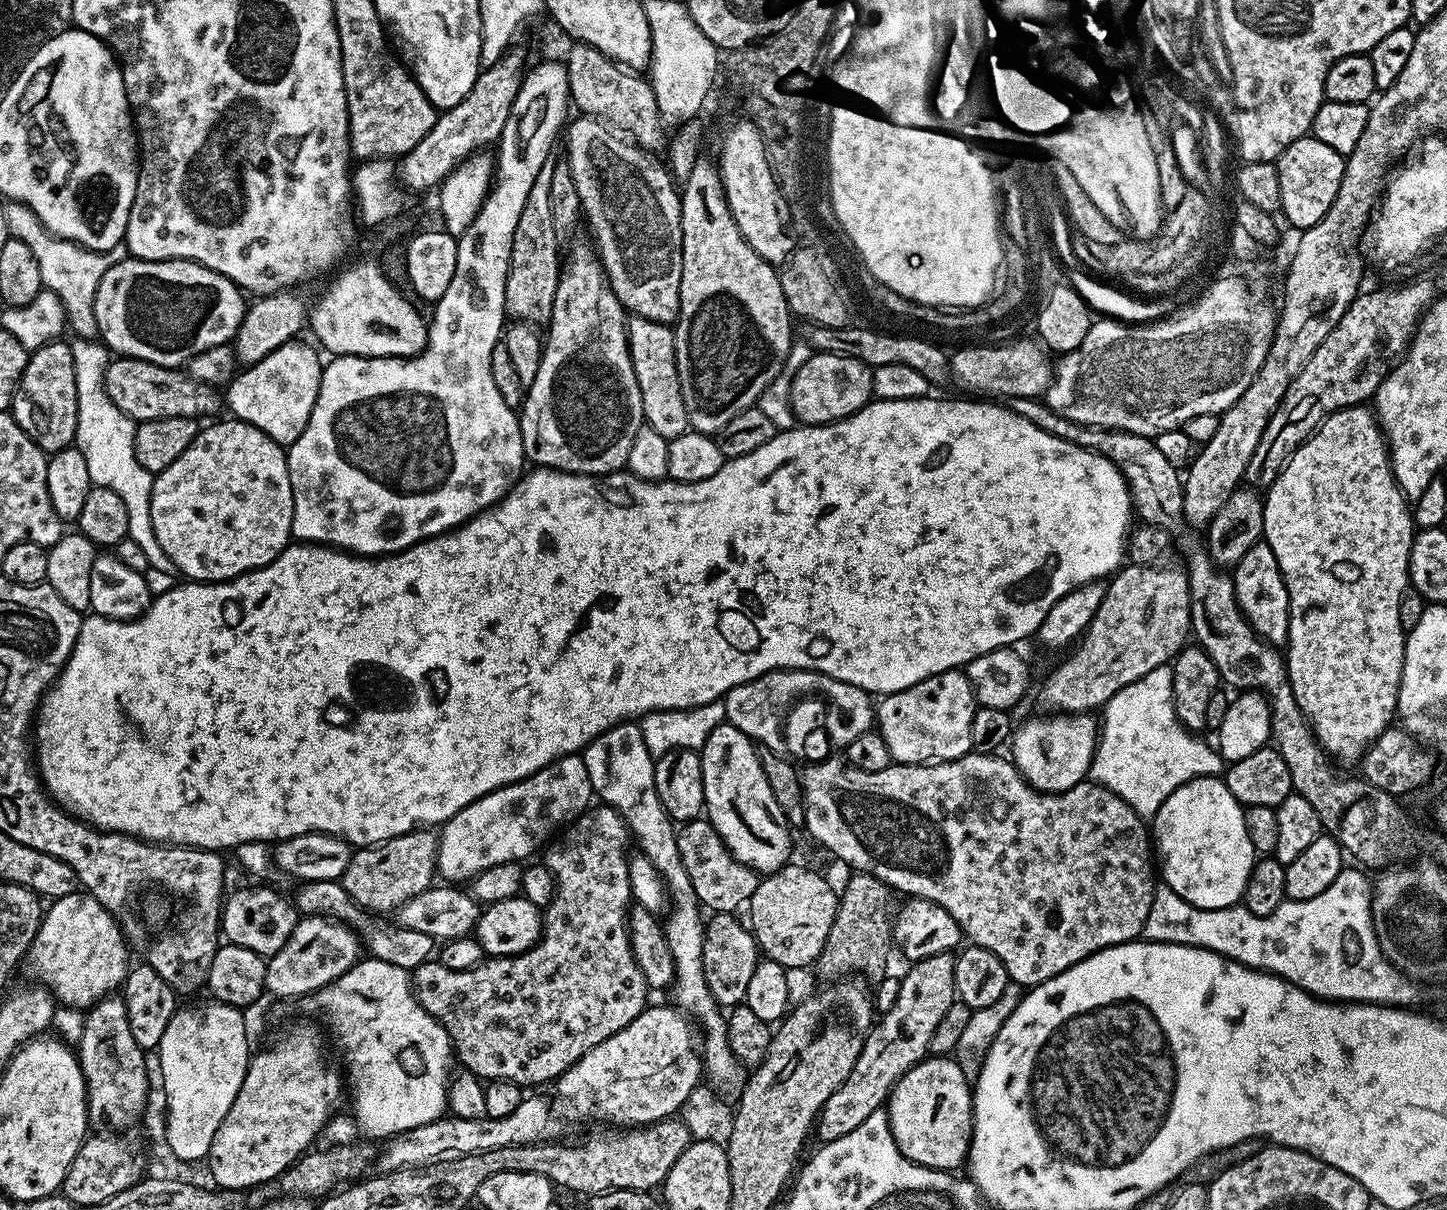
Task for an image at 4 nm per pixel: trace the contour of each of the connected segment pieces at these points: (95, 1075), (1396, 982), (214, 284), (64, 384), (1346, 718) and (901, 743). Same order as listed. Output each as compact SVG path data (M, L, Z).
M109 994L87 1009L84 1017L84 1029L78 1045L78 1055L84 1081L88 1087L88 1122L93 1129L108 1134L120 1134L132 1130L140 1120L140 1111L148 1100L148 1064L144 1061L145 1049L134 1042L130 1031L130 1018L126 1014L123 995Z
M1345 867L1318 898L1287 899L1269 916L1255 916L1242 906L1199 908L1160 882L1152 895L1142 936L1154 944L1189 944L1217 952L1235 964L1281 976L1322 1000L1419 1005L1421 985L1398 971L1378 946L1372 925L1374 884L1363 874L1359 867Z
M125 258L106 270L94 298L99 339L117 357L145 360L163 368L179 369L210 346L229 343L245 311L245 293L234 281L192 260Z
M63 339L52 340L28 357L28 365L20 379L16 396L12 399L10 409L12 417L26 430L26 434L45 454L51 454L63 448L73 447L78 426L78 386L74 378L74 354L71 343Z
M1368 406L1343 408L1331 412L1325 420L1316 427L1308 439L1302 441L1292 451L1284 464L1284 469L1276 476L1276 481L1268 487L1264 502L1264 535L1263 539L1274 550L1274 558L1278 558L1280 573L1284 575L1284 585L1288 588L1288 643L1286 659L1288 661L1288 677L1294 690L1294 698L1304 711L1308 725L1316 736L1316 741L1322 745L1325 752L1332 757L1337 765L1359 765L1364 758L1364 751L1385 732L1393 723L1396 711L1396 695L1400 692L1400 679L1404 665L1404 628L1398 618L1398 606L1405 588L1409 587L1408 559L1412 549L1414 521L1410 511L1409 501L1392 475L1392 462L1388 454L1388 446L1384 433L1380 430L1380 422L1376 419L1373 409Z
M964 670L934 674L906 690L889 692L879 701L874 712L874 724L886 742L893 761L897 764L935 764L942 760L957 760L972 751L970 726L977 710L976 695Z

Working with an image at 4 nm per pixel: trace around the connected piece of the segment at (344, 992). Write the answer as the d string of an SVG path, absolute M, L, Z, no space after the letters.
M361 958L335 982L303 997L302 1004L308 1012L320 1012L328 1023L327 1031L336 1032L336 1044L344 1055L346 1080L352 1083L352 1112L357 1126L368 1135L365 1137L399 1136L445 1115L450 1079L448 1063L454 1060L452 1045L444 1027L417 1002L407 967L394 966L389 960Z

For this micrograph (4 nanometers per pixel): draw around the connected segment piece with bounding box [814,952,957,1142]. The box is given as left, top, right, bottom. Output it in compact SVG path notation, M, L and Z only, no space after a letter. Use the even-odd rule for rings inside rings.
M951 952L934 954L934 958L922 958L911 965L908 973L900 976L900 989L898 998L894 998L894 1006L886 1010L873 1023L872 1029L864 1037L864 1045L854 1062L854 1070L850 1070L850 1078L826 1098L823 1108L820 1109L819 1116L816 1117L814 1125L815 1135L820 1135L821 1141L837 1140L846 1138L850 1130L858 1130L870 1114L881 1111L885 1107L888 1095L892 1093L892 1088L904 1075L910 1071L919 1060L925 1059L929 1055L928 1047L930 1038L934 1038L934 1030L938 1027L938 1022L942 1022L942 1014L950 1010L950 1006L957 999L956 983L954 982L954 966L956 956Z

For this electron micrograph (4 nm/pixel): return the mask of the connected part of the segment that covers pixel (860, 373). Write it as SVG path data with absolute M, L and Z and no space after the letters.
M813 351L806 363L792 373L792 414L801 425L831 424L862 410L872 399L872 368L858 358Z

